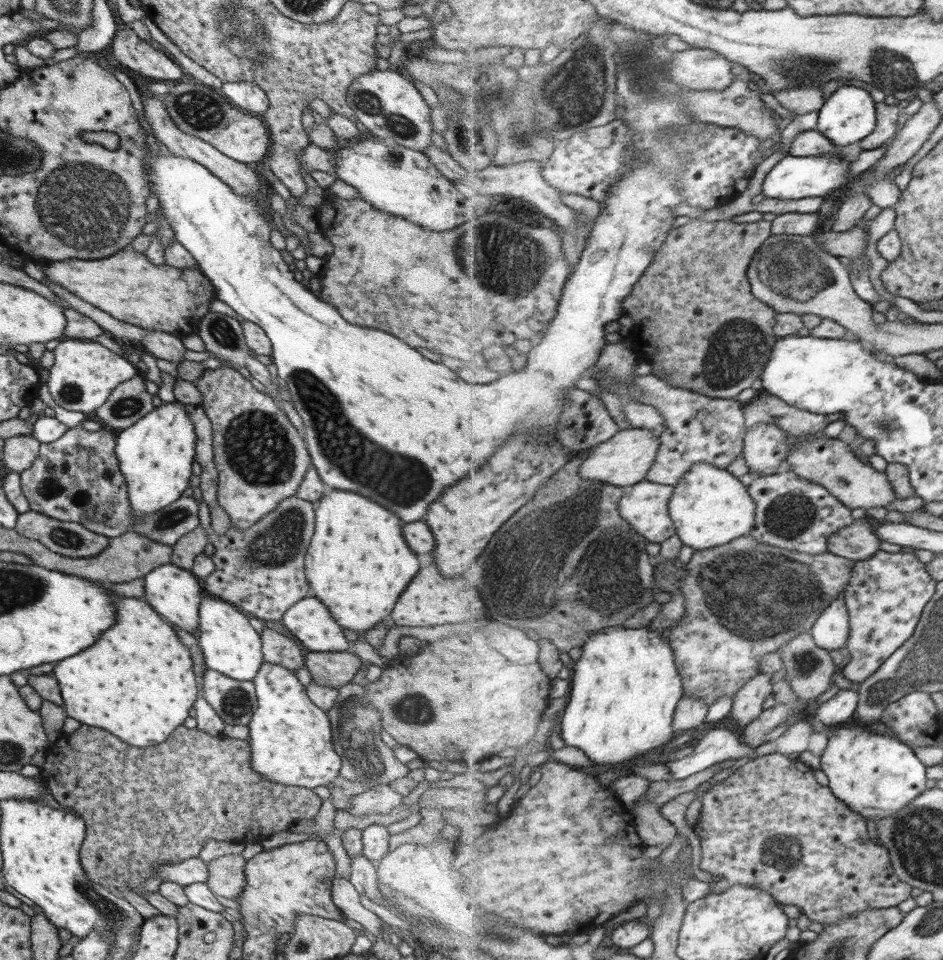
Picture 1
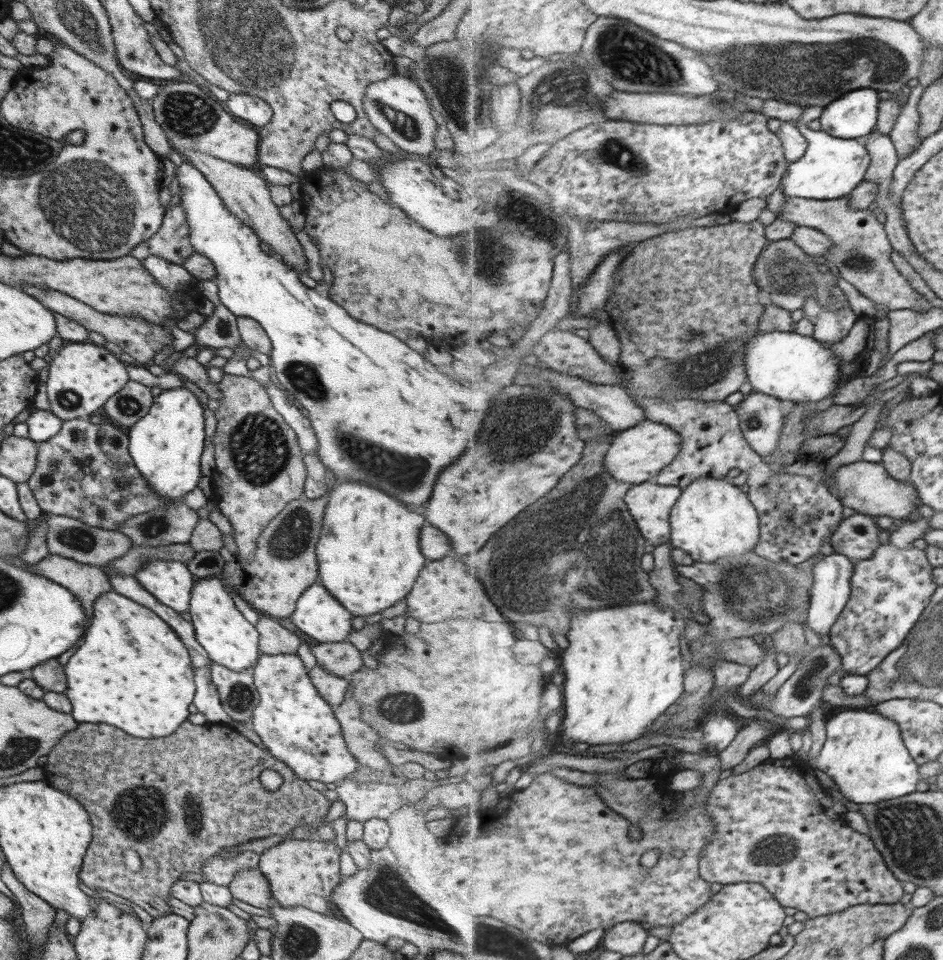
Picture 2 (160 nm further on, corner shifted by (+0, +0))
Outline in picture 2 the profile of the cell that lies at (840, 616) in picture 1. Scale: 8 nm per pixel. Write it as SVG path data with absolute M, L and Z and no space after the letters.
M835 552L819 560L812 568L815 571L816 582L814 590L812 590L810 613L806 623L816 634L831 636L831 628L844 612L848 602L850 602L853 593L852 579L856 572L856 565L857 561L849 556Z

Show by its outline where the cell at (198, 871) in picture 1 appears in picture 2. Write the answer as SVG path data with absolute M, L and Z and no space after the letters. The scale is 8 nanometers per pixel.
M244 851L233 857L210 857L201 870L206 882L213 882L220 886L229 886L241 870L259 868L261 855L253 851Z

